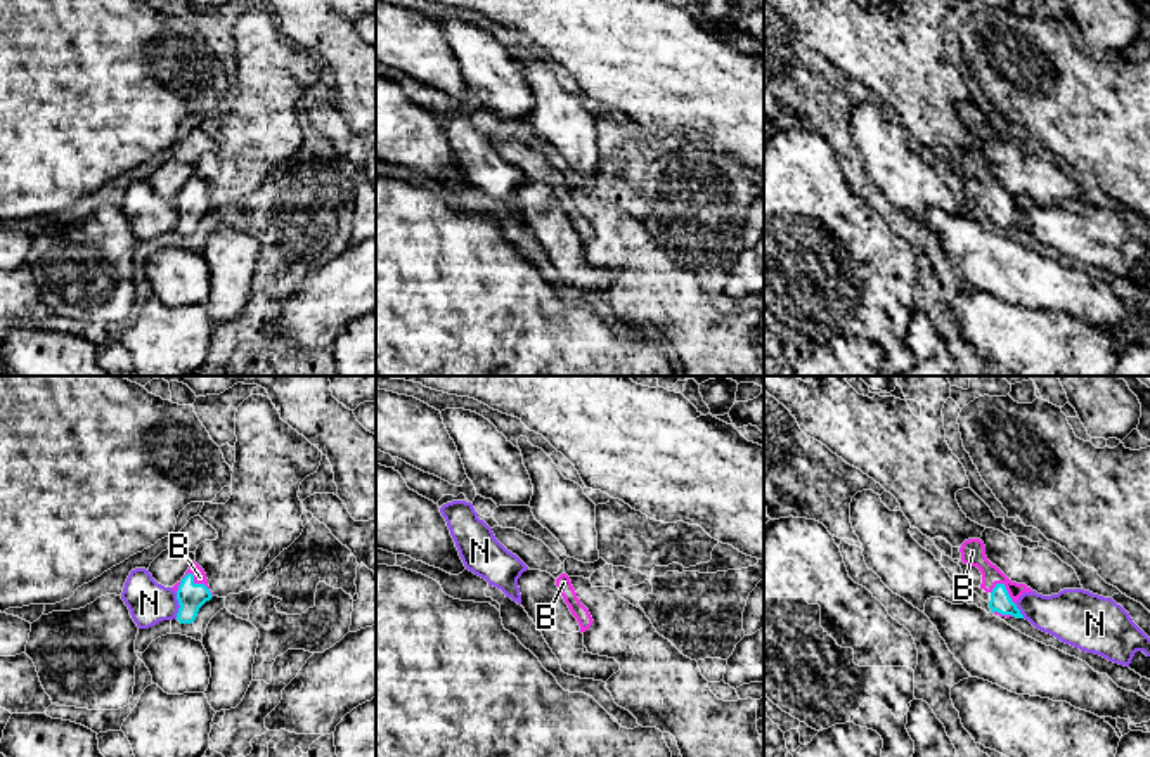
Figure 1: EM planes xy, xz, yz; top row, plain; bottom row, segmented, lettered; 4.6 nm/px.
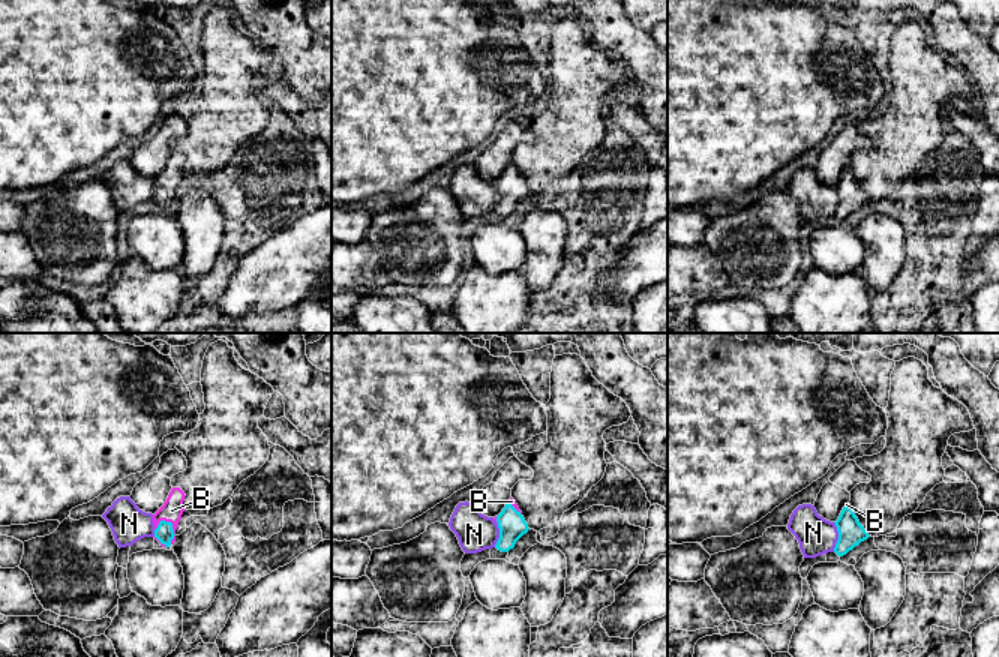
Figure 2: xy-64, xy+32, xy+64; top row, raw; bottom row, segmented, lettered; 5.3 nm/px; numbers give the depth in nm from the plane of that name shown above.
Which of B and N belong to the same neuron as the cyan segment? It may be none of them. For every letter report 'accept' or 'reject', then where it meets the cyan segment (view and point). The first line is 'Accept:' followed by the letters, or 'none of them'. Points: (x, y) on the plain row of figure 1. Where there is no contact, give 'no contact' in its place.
Accept: B
B: accept; meets cyan in xy at (193, 189)
N: reject; meets cyan in xy at (179, 215)

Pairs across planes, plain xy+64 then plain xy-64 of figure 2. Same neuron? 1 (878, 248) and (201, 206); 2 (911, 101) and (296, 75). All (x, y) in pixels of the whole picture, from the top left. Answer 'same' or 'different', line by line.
1: same
2: different

